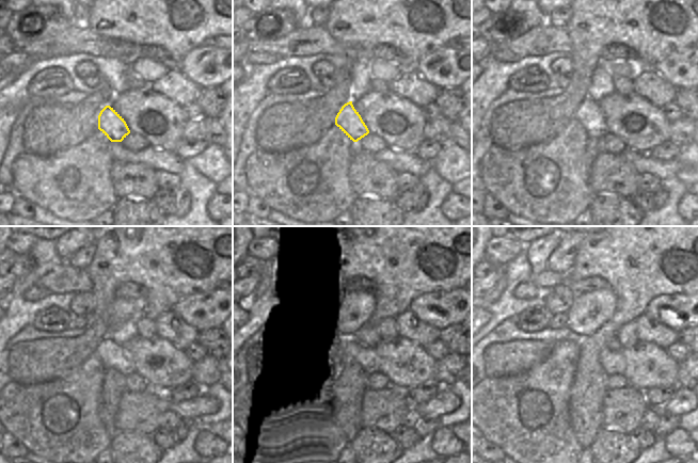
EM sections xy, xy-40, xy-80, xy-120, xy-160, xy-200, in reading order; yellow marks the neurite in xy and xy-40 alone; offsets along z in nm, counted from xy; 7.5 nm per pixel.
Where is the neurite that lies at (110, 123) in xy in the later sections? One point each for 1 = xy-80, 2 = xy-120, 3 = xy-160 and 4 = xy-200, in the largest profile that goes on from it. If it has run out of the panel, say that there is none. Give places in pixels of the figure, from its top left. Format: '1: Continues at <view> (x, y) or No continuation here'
1: Continues at xy-80 (589, 115)
2: Continues at xy-120 (113, 355)
3: Continues at xy-160 (348, 348)
4: Continues at xy-200 (613, 362).

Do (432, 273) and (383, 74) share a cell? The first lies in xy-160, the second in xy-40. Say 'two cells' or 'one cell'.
two cells

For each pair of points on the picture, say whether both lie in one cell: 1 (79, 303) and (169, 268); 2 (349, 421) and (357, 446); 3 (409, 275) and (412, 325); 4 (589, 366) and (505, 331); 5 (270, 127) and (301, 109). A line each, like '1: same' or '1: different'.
1: different
2: different
3: different
4: different
5: same

